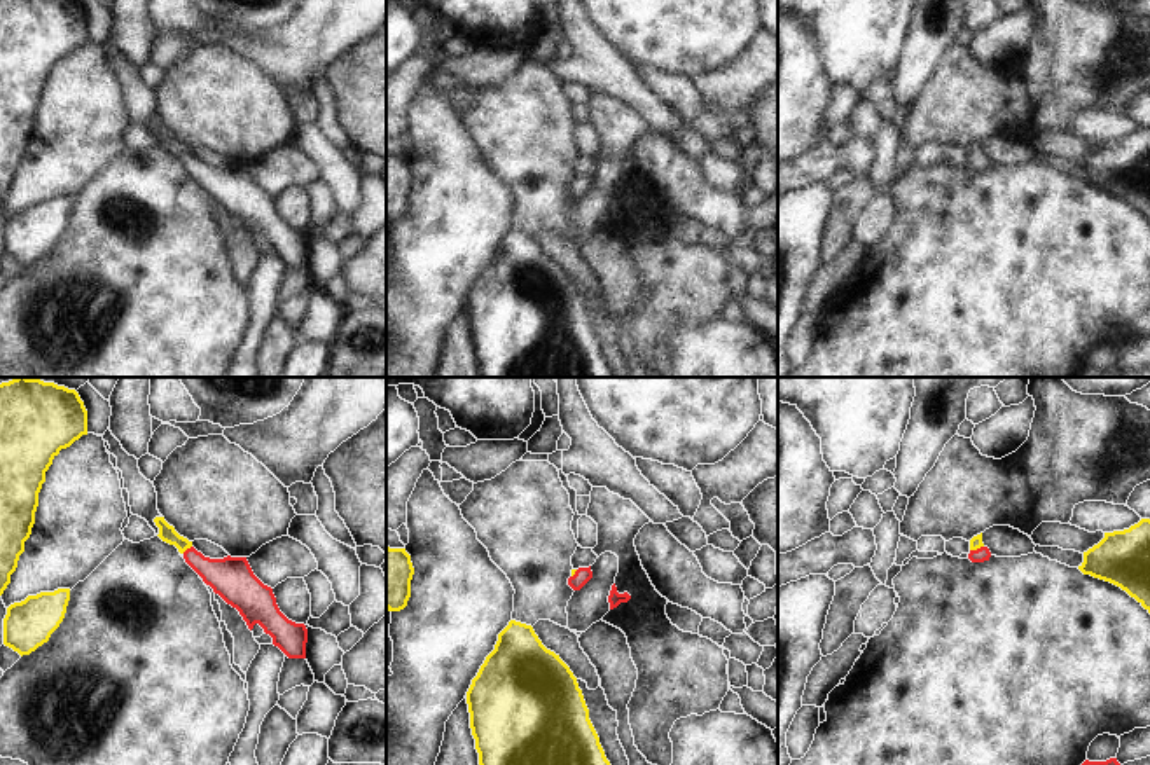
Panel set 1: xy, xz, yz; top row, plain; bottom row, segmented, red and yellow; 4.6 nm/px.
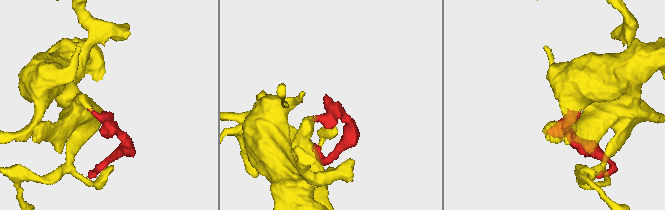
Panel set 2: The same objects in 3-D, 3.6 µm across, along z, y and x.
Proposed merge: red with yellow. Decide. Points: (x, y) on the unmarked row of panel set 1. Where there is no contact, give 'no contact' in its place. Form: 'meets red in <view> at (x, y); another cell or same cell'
meets red in xy at (187, 158); same cell

